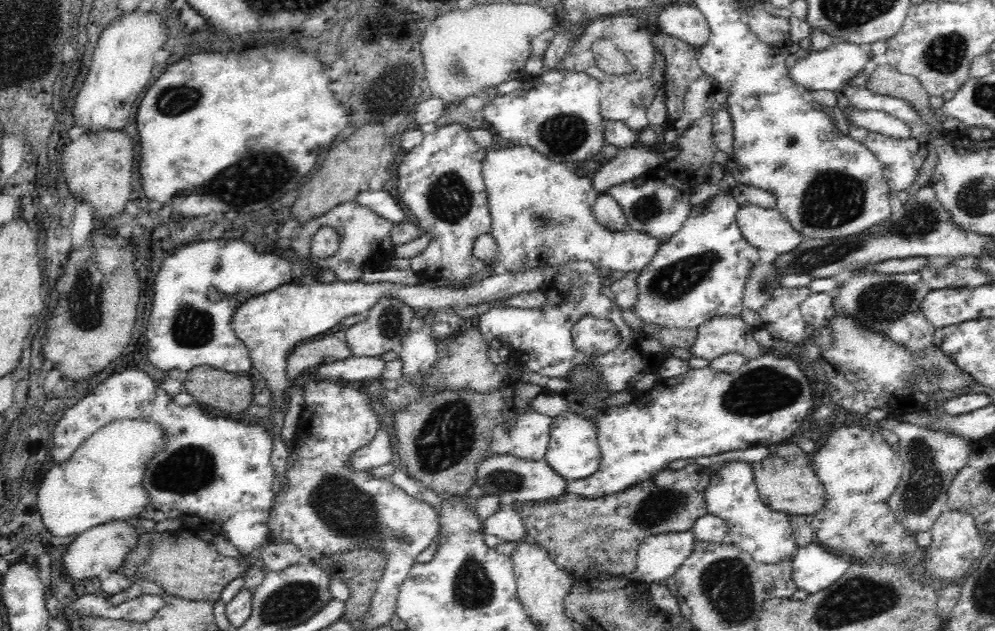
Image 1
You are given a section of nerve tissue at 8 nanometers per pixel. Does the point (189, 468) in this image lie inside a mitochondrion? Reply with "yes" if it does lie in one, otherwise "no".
yes

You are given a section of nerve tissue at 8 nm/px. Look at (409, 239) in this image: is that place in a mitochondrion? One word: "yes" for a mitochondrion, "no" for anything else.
no

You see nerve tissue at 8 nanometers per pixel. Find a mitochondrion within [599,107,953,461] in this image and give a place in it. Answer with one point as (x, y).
(918, 220)

